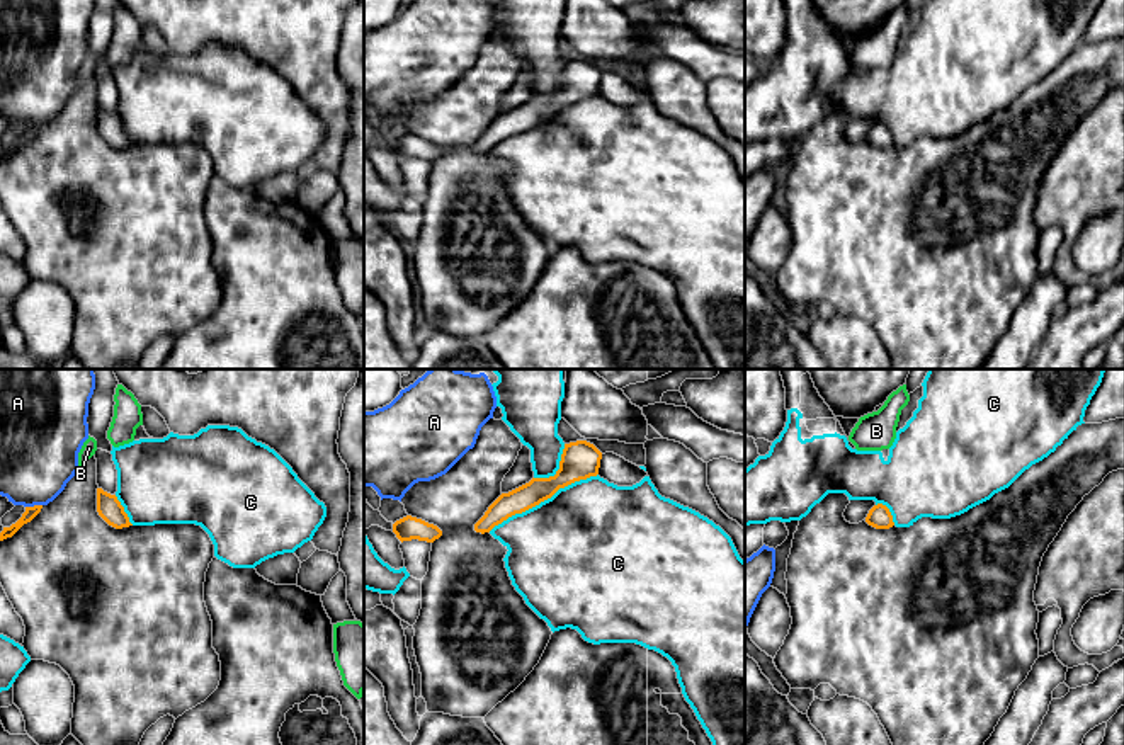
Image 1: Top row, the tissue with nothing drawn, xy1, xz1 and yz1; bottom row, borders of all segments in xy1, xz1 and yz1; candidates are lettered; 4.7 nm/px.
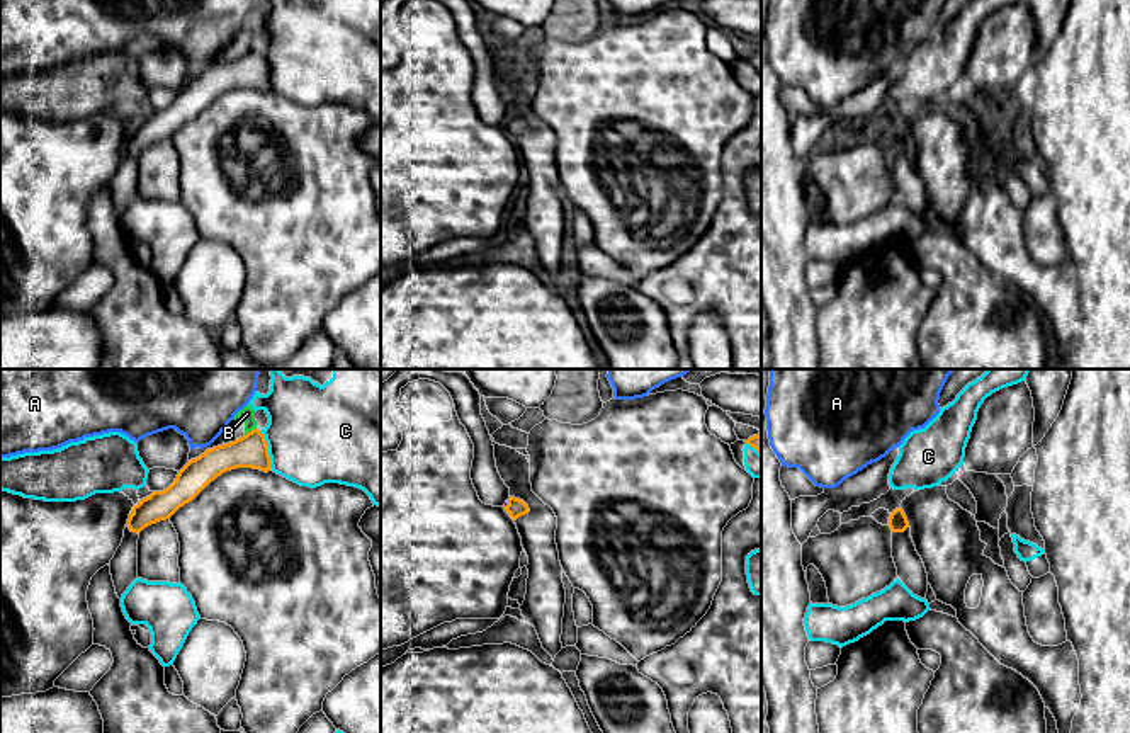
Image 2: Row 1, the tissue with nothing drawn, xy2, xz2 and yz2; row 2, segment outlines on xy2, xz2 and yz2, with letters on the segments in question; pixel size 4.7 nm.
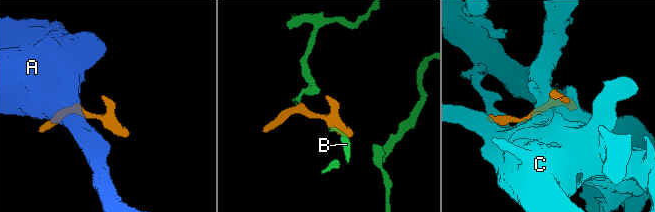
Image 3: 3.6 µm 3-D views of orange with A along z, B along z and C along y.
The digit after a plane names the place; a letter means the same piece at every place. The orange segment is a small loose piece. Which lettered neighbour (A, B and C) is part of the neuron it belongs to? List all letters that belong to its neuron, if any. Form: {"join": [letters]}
{"join": []}

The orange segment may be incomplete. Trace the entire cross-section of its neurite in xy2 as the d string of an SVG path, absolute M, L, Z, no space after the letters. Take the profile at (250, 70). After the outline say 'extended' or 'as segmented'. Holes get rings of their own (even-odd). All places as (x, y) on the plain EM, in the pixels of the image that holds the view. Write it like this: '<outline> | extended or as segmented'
M258 48L190 78L167 109L153 111L133 126L122 162L109 184L119 218L138 197L139 151L151 143L170 138L180 126L192 121L211 100L236 87L272 90L268 65Z | extended

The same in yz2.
M896 128L889 136L892 150L892 177L899 199L918 216L926 218L928 192L911 156L911 146L902 128Z | extended

